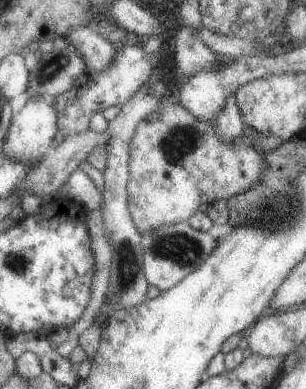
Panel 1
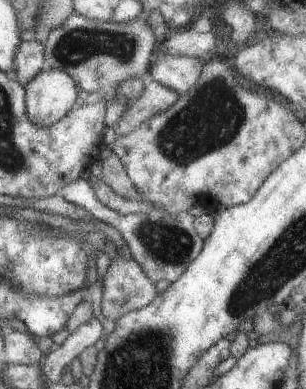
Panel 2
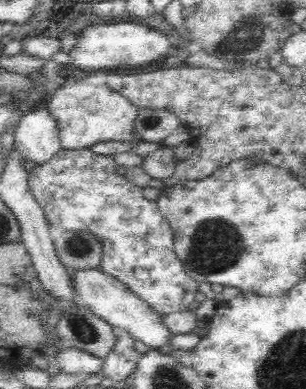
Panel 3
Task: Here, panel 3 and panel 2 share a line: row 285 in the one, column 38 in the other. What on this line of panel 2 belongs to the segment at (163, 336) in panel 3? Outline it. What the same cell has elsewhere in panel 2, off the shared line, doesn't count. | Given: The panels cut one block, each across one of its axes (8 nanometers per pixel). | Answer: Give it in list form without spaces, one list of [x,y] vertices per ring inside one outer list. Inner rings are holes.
[[[41,70],[25,84],[25,108],[37,126],[49,128],[75,106],[77,94],[79,90],[67,72]]]

